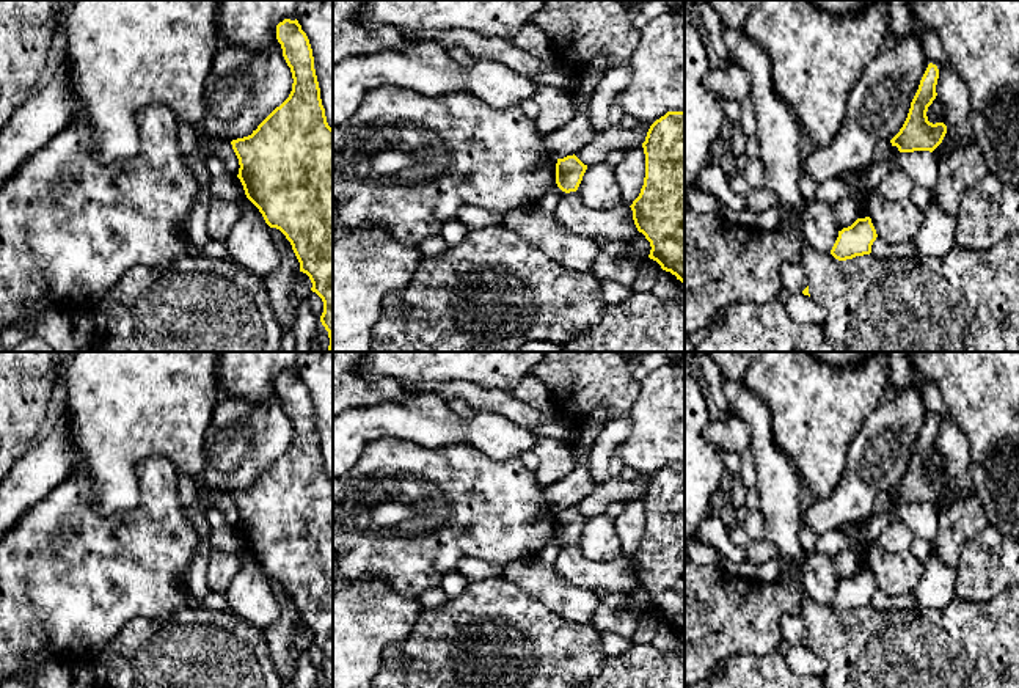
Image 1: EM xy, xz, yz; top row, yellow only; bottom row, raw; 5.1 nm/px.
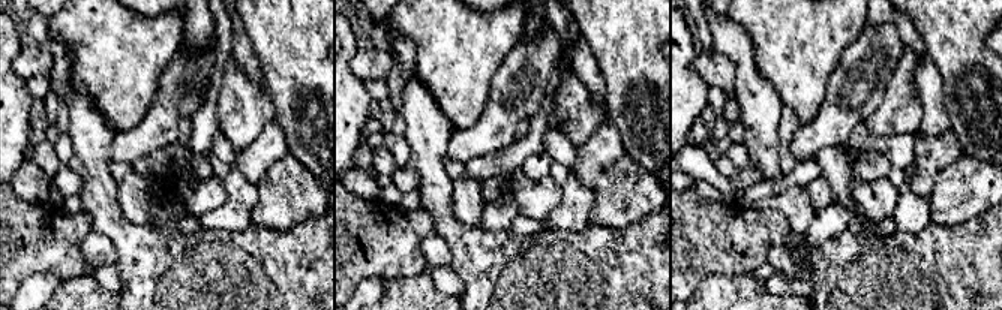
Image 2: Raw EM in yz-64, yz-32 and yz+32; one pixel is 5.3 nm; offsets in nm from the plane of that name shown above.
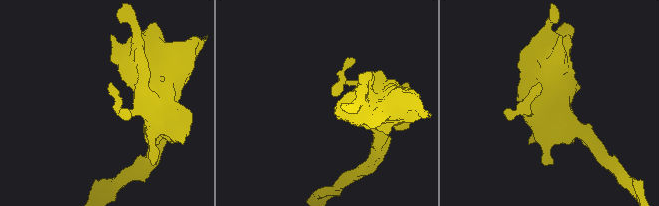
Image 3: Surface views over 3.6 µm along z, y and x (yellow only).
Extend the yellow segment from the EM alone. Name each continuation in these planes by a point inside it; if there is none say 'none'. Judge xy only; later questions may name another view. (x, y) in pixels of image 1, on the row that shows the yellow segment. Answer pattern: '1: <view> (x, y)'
none

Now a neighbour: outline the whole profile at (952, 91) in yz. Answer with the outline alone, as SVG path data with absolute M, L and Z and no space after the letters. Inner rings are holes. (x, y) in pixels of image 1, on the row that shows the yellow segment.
M950 63L937 64L937 69L937 99L947 113L947 124L953 140L953 148L955 151L959 151L973 143L970 119L967 116L967 88Z

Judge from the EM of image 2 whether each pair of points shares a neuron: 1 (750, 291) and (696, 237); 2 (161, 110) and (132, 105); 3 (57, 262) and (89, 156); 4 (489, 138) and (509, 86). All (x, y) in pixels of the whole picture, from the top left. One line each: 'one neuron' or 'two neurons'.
1: two neurons
2: two neurons
3: two neurons
4: one neuron

